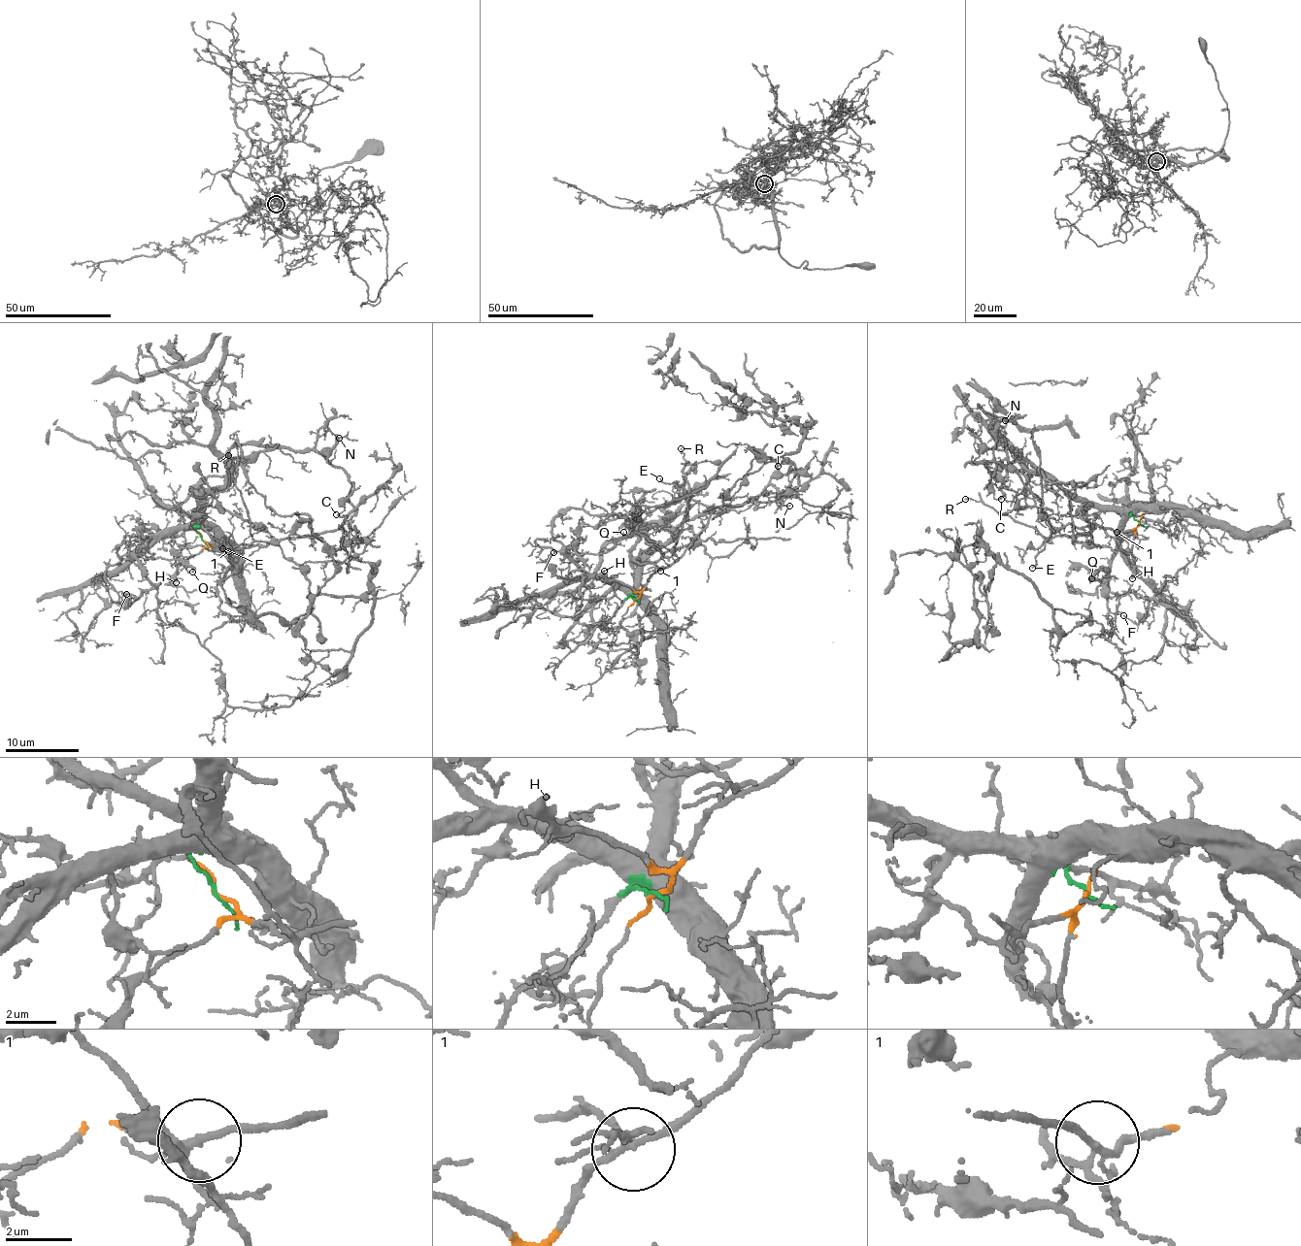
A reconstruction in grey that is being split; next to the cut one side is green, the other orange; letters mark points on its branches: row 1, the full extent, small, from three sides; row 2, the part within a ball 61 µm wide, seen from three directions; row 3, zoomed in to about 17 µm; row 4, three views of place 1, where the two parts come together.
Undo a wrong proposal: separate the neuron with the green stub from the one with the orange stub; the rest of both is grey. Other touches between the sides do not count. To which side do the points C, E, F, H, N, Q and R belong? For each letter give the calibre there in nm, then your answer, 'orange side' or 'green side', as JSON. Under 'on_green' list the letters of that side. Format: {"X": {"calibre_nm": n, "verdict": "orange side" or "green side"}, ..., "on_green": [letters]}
{"C": {"calibre_nm": 110, "verdict": "green side"}, "E": {"calibre_nm": 150, "verdict": "orange side"}, "F": {"calibre_nm": 80, "verdict": "green side"}, "H": {"calibre_nm": 360, "verdict": "orange side"}, "N": {"calibre_nm": 120, "verdict": "green side"}, "Q": {"calibre_nm": 120, "verdict": "green side"}, "R": {"calibre_nm": 140, "verdict": "orange side"}, "on_green": ["C", "F", "N", "Q"]}

